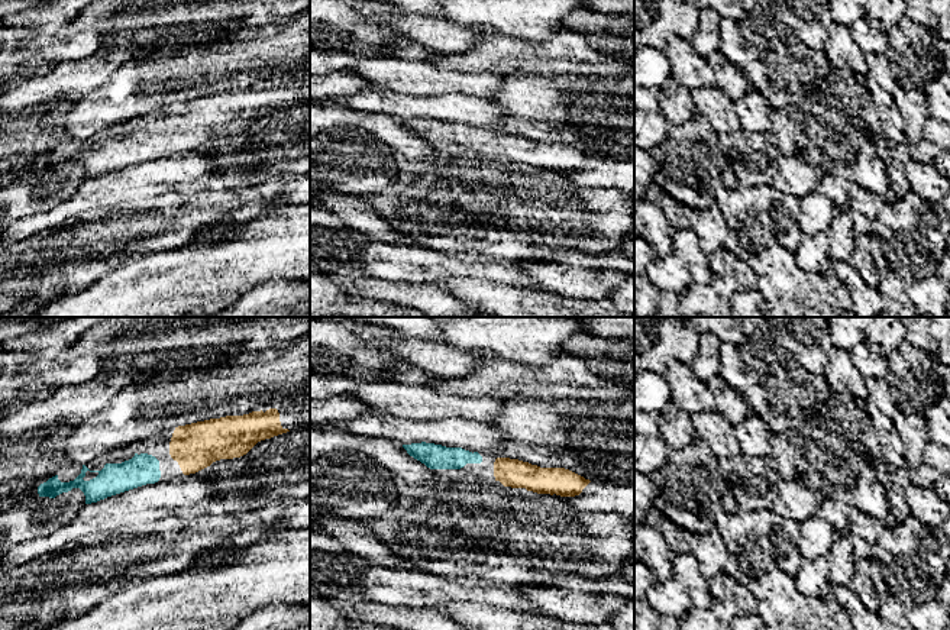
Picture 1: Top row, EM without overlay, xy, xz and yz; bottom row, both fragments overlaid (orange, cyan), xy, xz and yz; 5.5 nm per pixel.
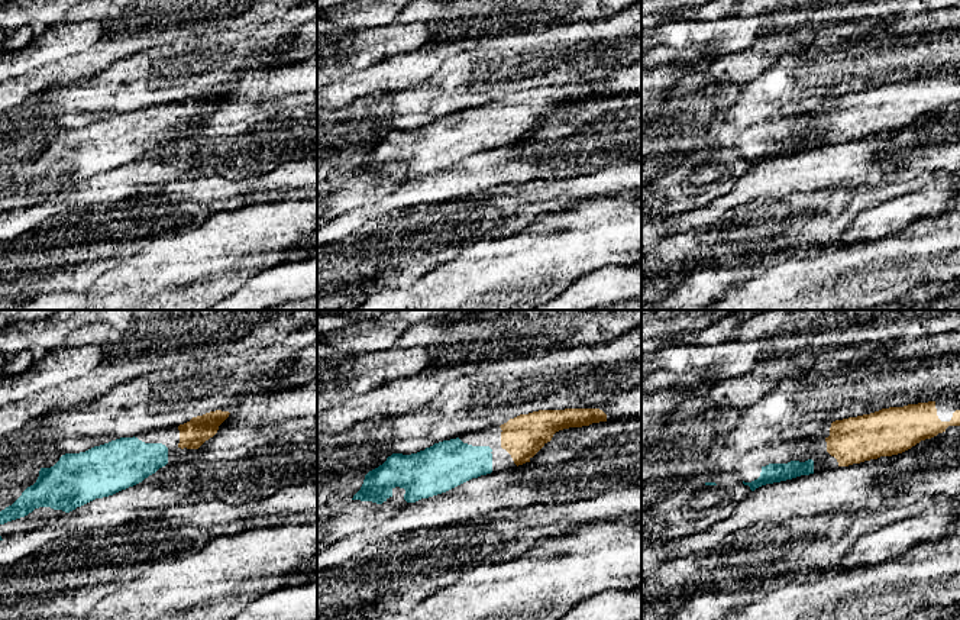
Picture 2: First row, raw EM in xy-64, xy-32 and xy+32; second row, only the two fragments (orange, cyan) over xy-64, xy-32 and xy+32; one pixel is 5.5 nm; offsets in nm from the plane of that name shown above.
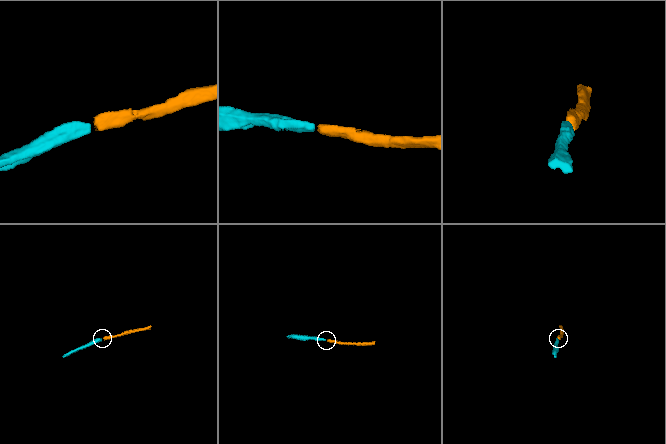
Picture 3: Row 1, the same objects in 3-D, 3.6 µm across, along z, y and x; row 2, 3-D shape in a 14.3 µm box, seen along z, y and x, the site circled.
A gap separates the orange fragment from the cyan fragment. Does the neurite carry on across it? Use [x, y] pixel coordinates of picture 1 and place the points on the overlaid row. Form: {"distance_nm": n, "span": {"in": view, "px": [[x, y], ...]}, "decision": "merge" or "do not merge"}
{"distance_nm": 70, "span": {"in": "xz", "px": [[494, 462], [481, 461]]}, "decision": "merge"}

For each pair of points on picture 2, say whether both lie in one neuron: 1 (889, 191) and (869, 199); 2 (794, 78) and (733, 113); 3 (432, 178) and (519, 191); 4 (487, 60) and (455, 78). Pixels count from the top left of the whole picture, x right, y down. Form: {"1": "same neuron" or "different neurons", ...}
{"1": "same neuron", "2": "different neurons", "3": "different neurons", "4": "same neuron"}

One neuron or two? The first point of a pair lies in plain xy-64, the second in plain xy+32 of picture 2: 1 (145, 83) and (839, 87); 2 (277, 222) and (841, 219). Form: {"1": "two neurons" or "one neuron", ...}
{"1": "one neuron", "2": "two neurons"}

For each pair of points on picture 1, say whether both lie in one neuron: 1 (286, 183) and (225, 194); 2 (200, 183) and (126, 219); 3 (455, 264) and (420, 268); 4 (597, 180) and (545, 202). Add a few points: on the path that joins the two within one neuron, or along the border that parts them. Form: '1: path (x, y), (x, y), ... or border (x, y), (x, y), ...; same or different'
1: path (271, 188), (264, 193), (239, 194); same
2: border (122, 209), (131, 210); different
3: border (448, 255), (448, 267), (459, 275); different
4: border (569, 183), (578, 188); different

